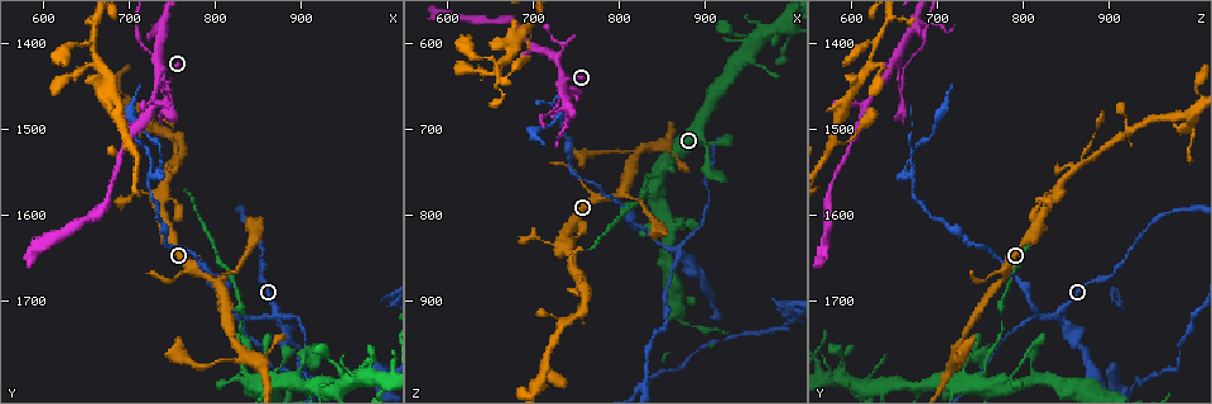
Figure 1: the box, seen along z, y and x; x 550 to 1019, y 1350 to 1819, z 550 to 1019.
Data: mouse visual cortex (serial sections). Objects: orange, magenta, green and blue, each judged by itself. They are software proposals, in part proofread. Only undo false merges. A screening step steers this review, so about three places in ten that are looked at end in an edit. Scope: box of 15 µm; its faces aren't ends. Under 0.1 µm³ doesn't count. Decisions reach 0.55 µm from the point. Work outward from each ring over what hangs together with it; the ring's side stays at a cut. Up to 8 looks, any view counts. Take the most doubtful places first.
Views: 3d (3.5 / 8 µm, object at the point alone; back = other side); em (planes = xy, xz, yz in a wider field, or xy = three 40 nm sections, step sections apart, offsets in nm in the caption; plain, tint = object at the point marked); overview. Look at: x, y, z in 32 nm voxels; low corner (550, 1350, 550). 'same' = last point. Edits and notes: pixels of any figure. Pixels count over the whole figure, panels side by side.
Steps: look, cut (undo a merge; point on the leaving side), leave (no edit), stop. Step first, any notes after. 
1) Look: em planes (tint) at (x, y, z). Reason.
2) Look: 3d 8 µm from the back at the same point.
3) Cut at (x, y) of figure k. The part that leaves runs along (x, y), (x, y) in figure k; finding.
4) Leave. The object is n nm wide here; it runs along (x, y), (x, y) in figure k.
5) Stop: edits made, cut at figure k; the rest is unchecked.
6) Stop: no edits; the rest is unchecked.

Look: 3d 3.5 µm at (875, 1715, 850). Calibre changes.

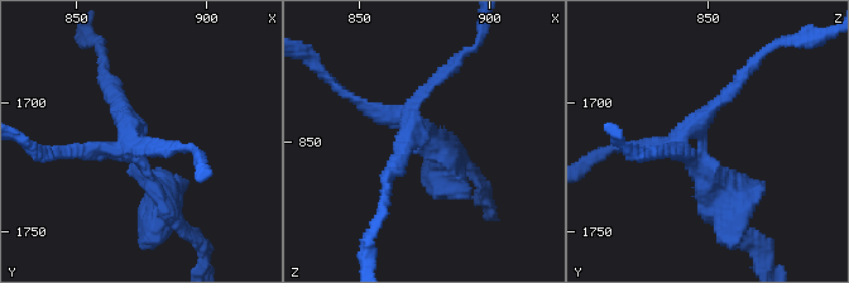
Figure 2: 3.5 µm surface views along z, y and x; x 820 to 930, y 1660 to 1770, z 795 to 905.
Cut at (436, 157) of figure 2. The part that leaves runs along (396, 116), (354, 101), (319, 68) in figure 2; two cells meet here.

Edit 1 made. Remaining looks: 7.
Look: overview.

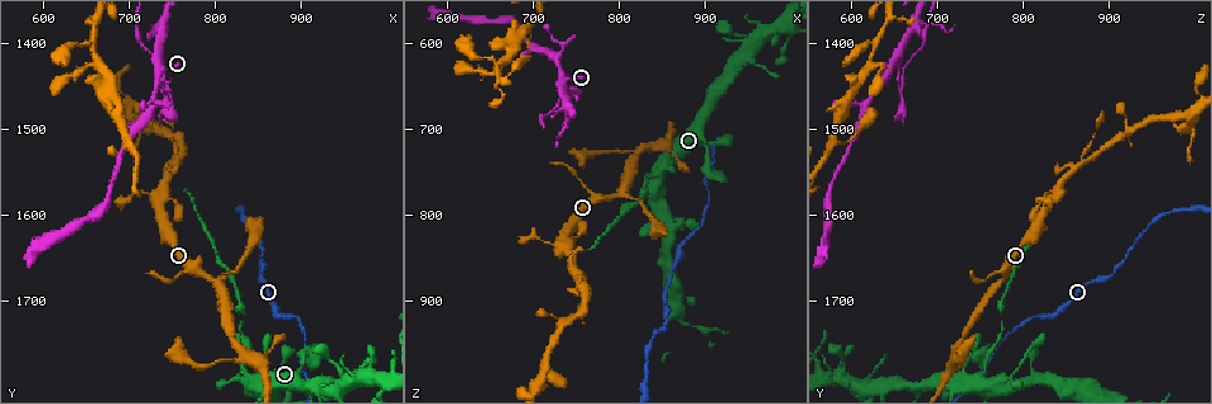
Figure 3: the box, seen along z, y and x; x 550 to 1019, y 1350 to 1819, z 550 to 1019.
Look: 3d 3.5 µm at (740, 1440, 660). Abrupt turn.

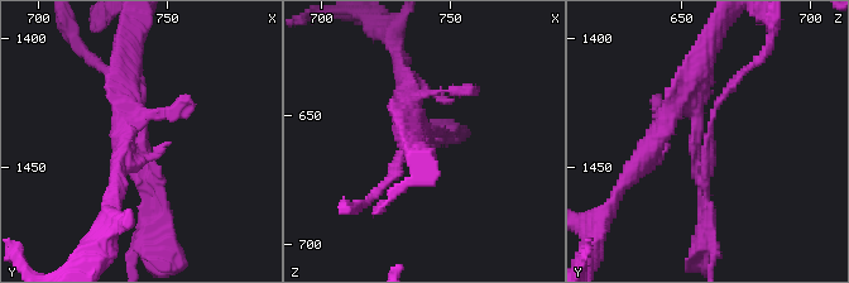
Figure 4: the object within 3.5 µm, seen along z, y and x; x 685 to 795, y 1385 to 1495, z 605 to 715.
Look: em xy step 1 (tint) at the same point. Shape alone is not enough.

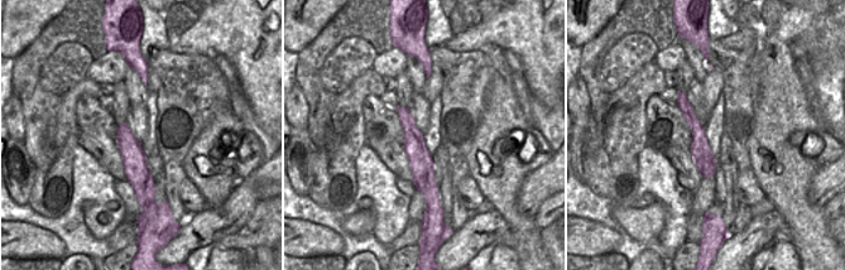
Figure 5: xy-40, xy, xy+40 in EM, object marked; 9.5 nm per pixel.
Cut at (708, 152) of figure 4. The object is 220 nm wide here; the part that leaves runs along (696, 116), (709, 229) in figure 4; a second cell is stuck on.

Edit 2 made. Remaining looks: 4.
Look: overview. See it whole again.

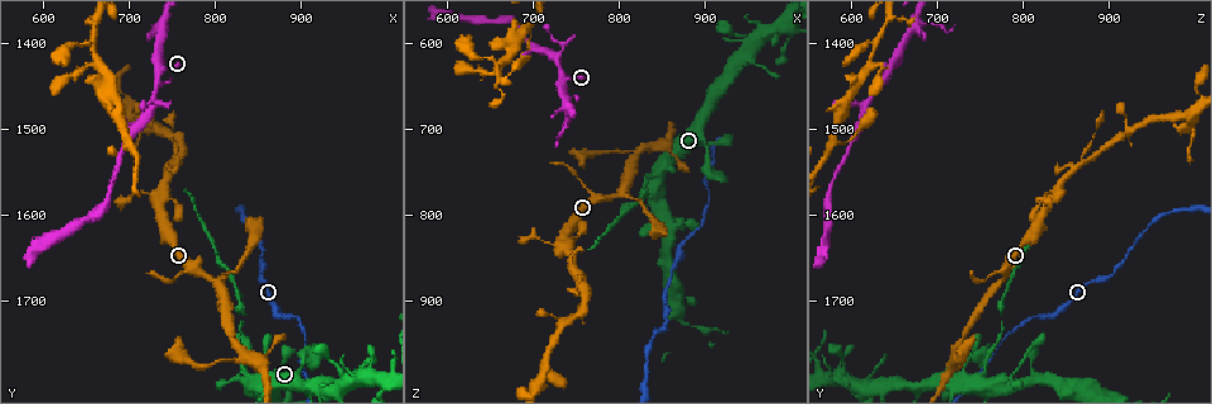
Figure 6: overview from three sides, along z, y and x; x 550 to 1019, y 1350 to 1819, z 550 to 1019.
Look: em xy step 2 (tint) at (845, 1790, 750). Sharp bend.

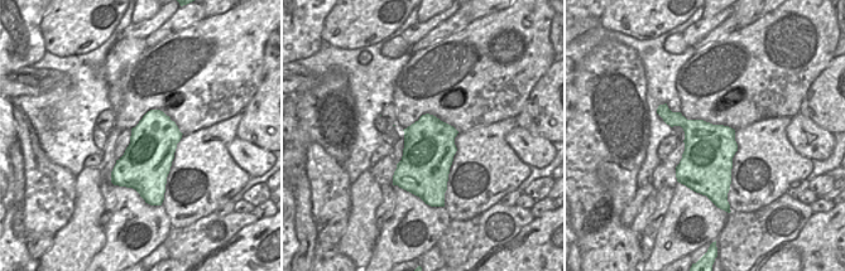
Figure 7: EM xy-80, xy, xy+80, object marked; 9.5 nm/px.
Look: 3d 3.5 µm at the same point. Wider look.

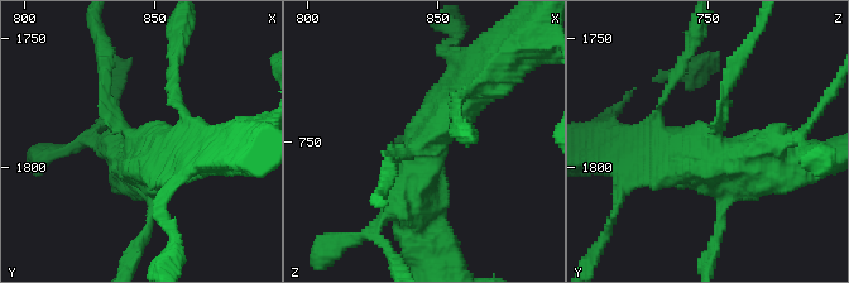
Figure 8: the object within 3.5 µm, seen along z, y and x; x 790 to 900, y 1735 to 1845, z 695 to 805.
Cut at (102, 92) of figure 8. The arms are 150, 150, 450, 600 nm wide; two cells meet here.

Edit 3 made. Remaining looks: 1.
Look: 3d 3.5 µm from the back at (700, 1475, 1000). Sudden change in width.

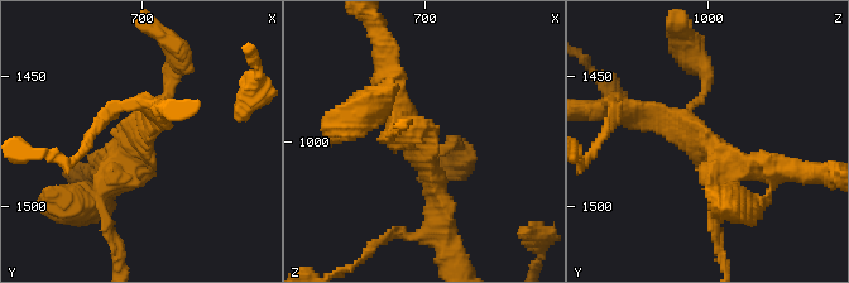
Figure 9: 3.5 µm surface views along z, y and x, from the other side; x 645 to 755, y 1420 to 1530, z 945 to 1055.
Leave. It runs along (777, 169), (728, 164), (689, 123), (705, 84) in figure 9; continuous, no second cell.

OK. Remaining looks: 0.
Stop: edits made, cut at figure 2, cut at figure 4, cut at figure 8; the rest is unchecked.

